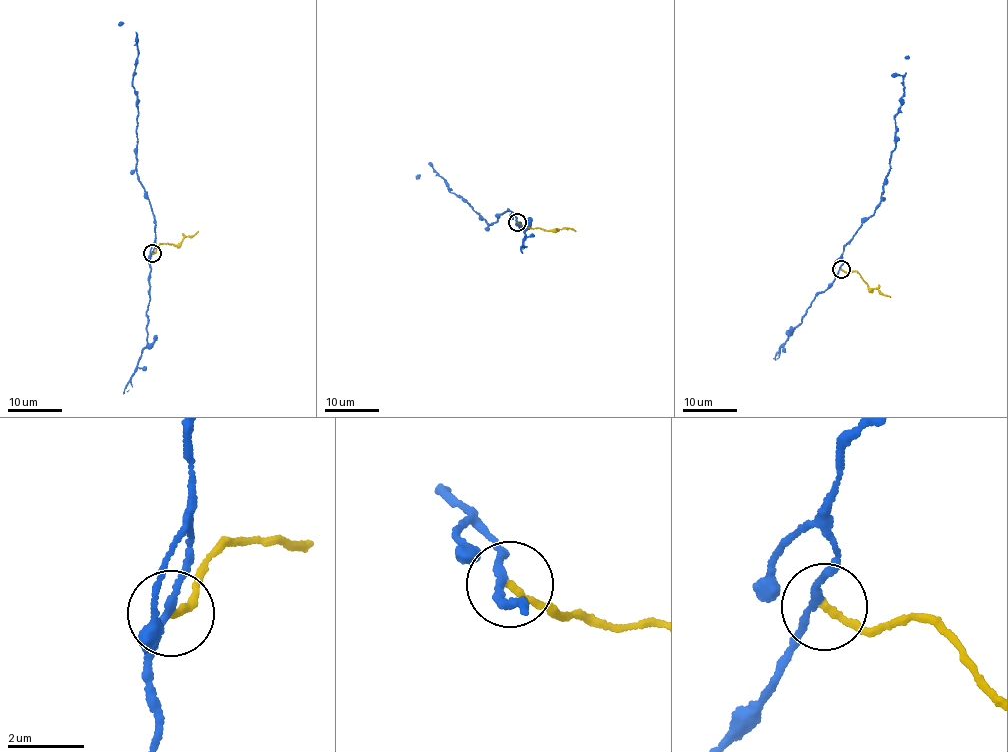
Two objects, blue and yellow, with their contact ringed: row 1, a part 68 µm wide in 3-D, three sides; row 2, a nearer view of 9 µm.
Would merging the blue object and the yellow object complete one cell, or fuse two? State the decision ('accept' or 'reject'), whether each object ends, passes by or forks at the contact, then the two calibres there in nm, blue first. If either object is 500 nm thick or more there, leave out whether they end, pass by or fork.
reject; blue passes by; yellow ends; calibres 180 and 180 nm

